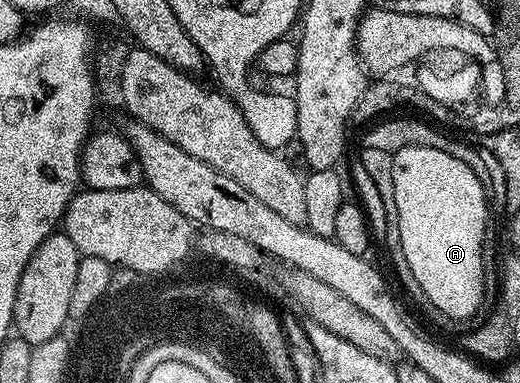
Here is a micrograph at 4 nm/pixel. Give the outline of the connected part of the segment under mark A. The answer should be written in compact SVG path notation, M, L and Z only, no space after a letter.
M399 147L393 152L392 181L394 182L394 215L396 216L396 226L398 228L398 242L404 249L404 257L408 261L408 269L412 269L412 277L416 277L416 285L418 286L421 298L432 301L432 305L454 320L460 320L472 317L482 305L484 297L484 279L485 270L482 268L482 242L484 241L485 225L488 222L486 216L486 202L488 196L482 187L482 183L476 177L476 173L472 169L468 169L468 165L464 165L464 161L456 161L456 157L452 157L448 153L440 153L440 149L432 149L431 147Z

